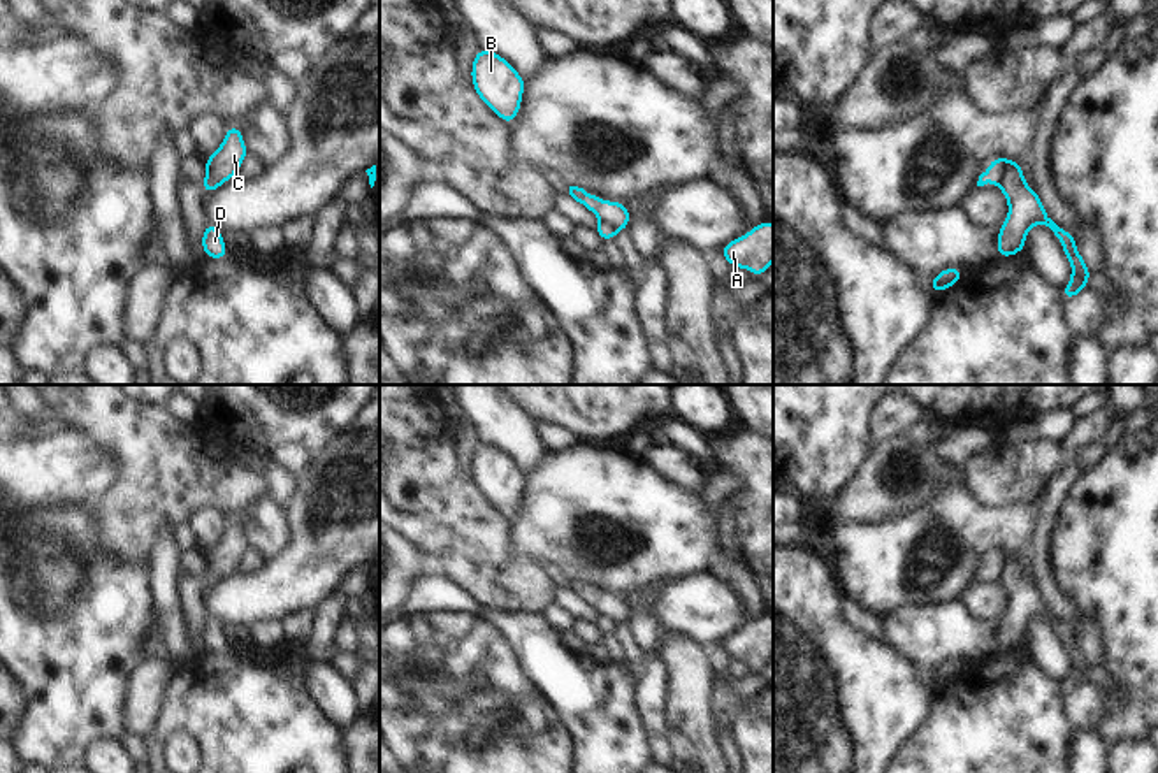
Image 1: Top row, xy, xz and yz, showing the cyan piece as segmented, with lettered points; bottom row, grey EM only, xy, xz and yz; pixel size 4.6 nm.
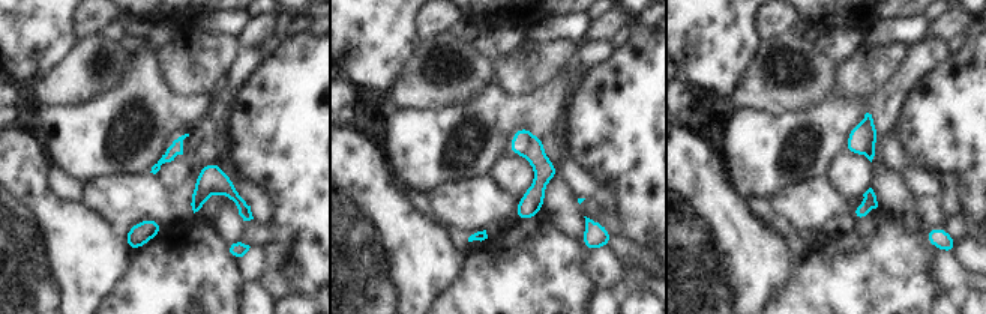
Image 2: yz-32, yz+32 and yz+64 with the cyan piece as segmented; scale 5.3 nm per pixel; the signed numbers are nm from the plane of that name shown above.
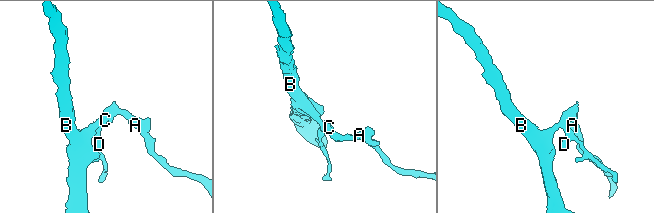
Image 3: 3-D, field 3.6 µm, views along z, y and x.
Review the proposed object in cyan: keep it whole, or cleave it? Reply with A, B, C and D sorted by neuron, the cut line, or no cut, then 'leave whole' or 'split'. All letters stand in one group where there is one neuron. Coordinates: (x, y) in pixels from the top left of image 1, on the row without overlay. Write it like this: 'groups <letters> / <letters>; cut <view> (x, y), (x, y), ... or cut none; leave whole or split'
groups A B C / D; cut yz (1004, 550), (1004, 568), (997, 577); split

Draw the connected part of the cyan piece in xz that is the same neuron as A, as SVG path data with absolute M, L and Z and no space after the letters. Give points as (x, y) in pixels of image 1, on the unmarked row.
M761 615L742 631L719 641L729 659L750 662L754 673L759 673L773 655L773 617Z

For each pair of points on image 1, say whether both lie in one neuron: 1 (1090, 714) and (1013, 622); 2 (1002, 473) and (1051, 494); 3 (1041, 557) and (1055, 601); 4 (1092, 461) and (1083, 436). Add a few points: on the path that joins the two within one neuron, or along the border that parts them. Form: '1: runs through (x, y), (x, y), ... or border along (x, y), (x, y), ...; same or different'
1: border along (1086, 682), (1067, 696); different
2: border along (1063, 457), (1041, 491); different
3: runs through (1044, 568), (1051, 591); same
4: border along (1104, 441), (1086, 445), (1069, 457); different

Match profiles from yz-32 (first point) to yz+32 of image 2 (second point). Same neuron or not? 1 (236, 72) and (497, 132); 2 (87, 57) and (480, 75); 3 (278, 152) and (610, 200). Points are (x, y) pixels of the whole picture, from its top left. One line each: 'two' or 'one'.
1: two
2: one
3: two

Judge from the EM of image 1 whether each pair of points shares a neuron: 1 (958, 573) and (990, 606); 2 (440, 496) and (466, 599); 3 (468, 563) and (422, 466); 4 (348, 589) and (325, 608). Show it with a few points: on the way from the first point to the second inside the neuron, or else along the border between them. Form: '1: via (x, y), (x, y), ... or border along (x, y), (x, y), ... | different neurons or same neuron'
1: border along (976, 578), (958, 599) | different neurons
2: border along (433, 568), (484, 605), (498, 610) | different neurons
3: via (466, 538), (422, 491) | same neuron
4: via (343, 594), (331, 606) | same neuron

